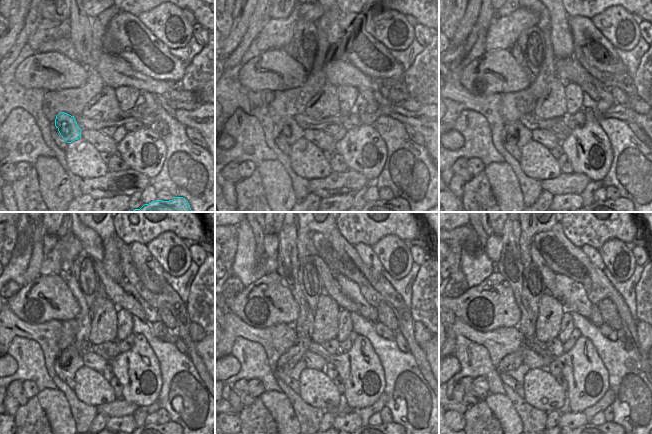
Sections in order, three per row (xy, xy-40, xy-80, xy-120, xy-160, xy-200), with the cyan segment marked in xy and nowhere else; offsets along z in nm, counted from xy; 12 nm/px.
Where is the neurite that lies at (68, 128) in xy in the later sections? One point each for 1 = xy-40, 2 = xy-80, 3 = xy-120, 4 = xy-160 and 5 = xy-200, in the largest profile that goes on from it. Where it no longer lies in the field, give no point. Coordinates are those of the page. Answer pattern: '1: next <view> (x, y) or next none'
1: next xy-40 (291, 132)
2: next xy-80 (517, 134)
3: next xy-120 (76, 362)
4: next xy-160 (294, 373)
5: next xy-200 (518, 374)

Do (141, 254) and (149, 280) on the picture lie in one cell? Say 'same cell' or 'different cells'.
same cell

